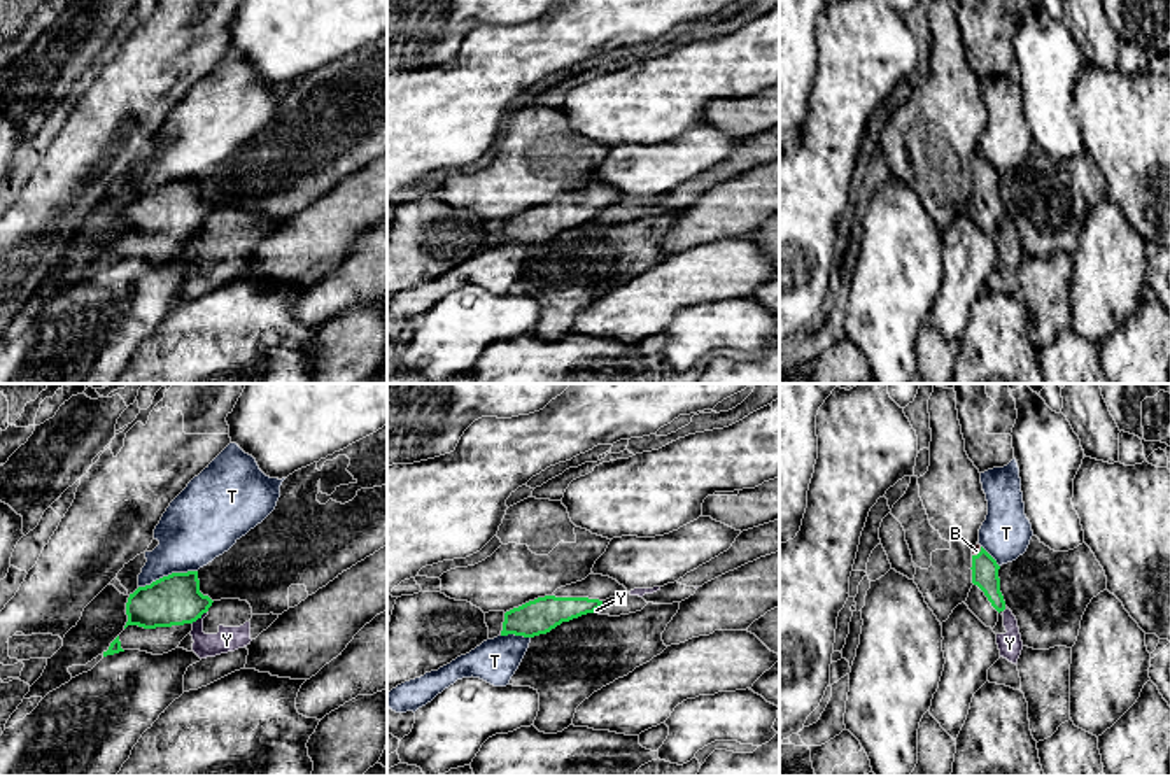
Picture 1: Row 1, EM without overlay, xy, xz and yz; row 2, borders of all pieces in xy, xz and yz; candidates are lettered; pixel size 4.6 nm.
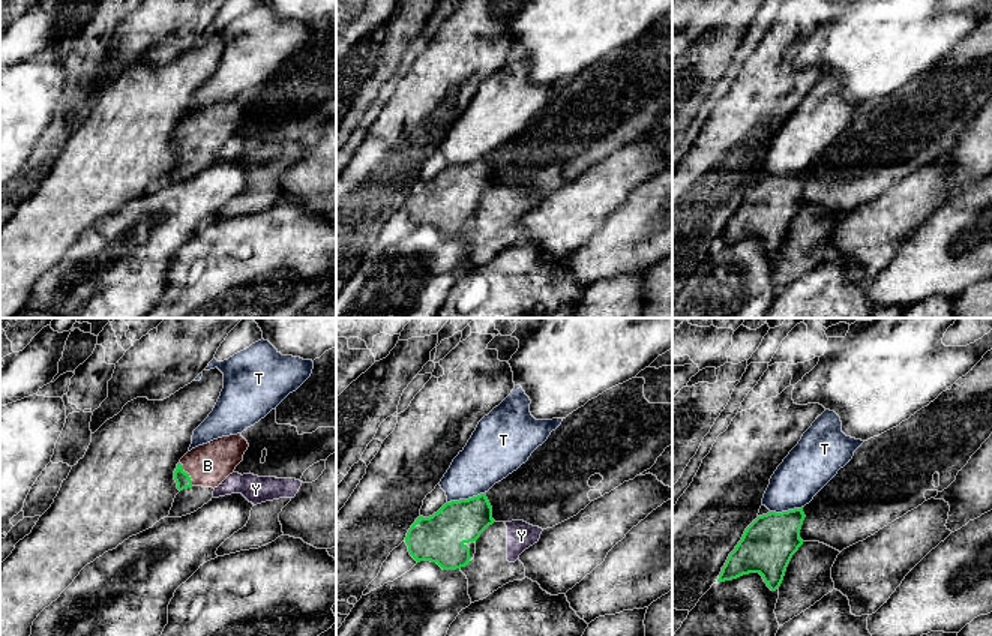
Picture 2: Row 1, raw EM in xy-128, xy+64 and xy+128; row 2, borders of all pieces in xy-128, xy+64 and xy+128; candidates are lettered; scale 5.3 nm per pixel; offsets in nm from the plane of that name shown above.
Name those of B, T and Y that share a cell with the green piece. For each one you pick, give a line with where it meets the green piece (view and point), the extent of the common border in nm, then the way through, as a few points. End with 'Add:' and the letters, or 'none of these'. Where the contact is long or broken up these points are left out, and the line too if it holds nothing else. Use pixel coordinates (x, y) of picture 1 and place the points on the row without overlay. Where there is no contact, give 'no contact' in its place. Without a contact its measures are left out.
B: meets green in yz at (979, 160); contact 60 nm long; runs through yz (985, 177), (979, 160), (976, 158)
Add: B

